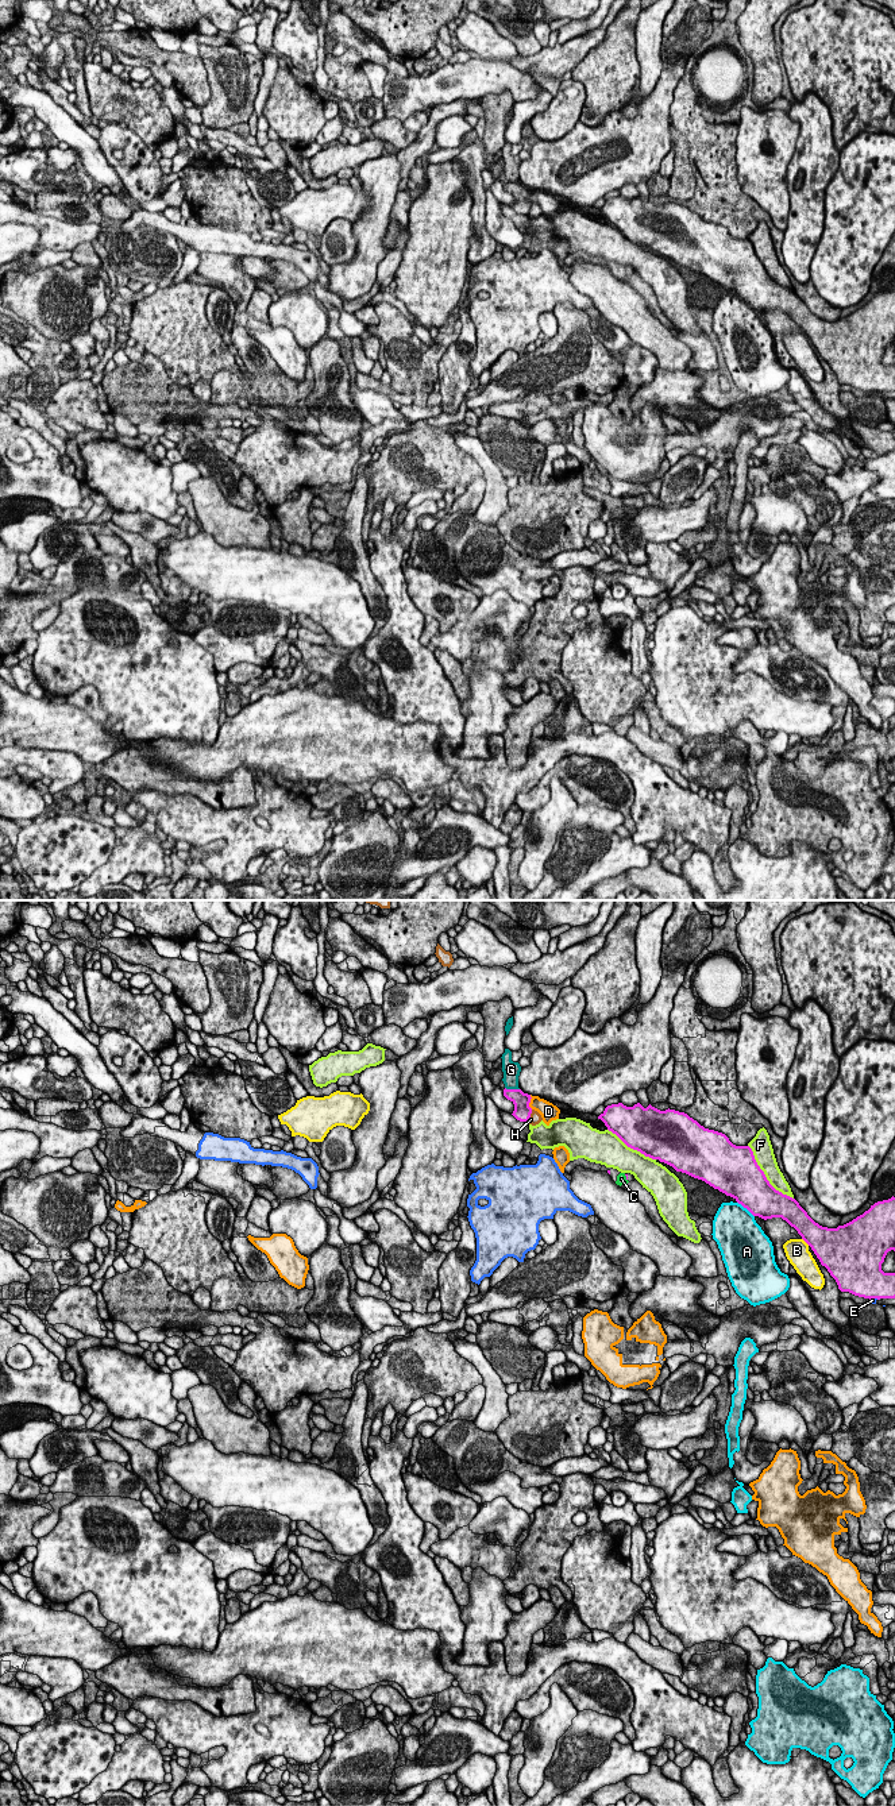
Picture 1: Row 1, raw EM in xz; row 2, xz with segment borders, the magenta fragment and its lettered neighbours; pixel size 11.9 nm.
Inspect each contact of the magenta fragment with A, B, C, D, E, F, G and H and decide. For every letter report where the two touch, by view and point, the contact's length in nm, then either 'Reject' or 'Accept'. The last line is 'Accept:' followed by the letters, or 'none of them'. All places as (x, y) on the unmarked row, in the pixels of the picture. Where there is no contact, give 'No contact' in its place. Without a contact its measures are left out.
A: Touches magenta at xz (745, 300). Shared border 280 nm. Reject
B: Touches magenta at xz (806, 335). Shared border 130 nm. Reject
C: Touches magenta at xz (627, 270). Shared border 90 nm. Accept
D: Touches magenta at xz (529, 195). Shared border 180 nm. Reject
E: Touches magenta at xz (874, 390). Shared border 110 nm. Reject
F: Touches magenta at xz (764, 269). Shared border 850 nm. Reject
G: Touches magenta at xz (512, 182). Shared border 180 nm. Reject
H: Touches magenta at xz (529, 209). Shared border 170 nm. Reject
Accept: C

